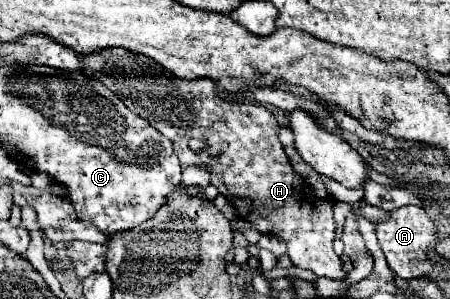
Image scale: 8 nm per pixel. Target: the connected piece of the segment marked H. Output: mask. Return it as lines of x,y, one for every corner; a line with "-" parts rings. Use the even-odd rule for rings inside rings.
99,49
99,53
87,53
87,57
79,57
83,63
83,73
89,77
99,77
105,81
105,87
113,91
133,113
147,119
155,129
159,129
169,141
173,141
173,149
181,161
181,167
189,165
205,165
213,173
211,185
225,195
233,207
239,211
239,217
253,223
255,229
267,235
275,235
287,243
287,255
291,257
295,267
311,269
319,277
341,279
343,261
333,251
335,239
335,219
333,219
333,201
329,197
321,199
313,193
313,187
299,175
289,163
278,138
279,123
273,113
257,103
239,103
219,95
211,79
181,79
171,75
159,63
149,57
125,51
125,49
-
189,139
207,139
207,147
199,153
193,153
189,147

